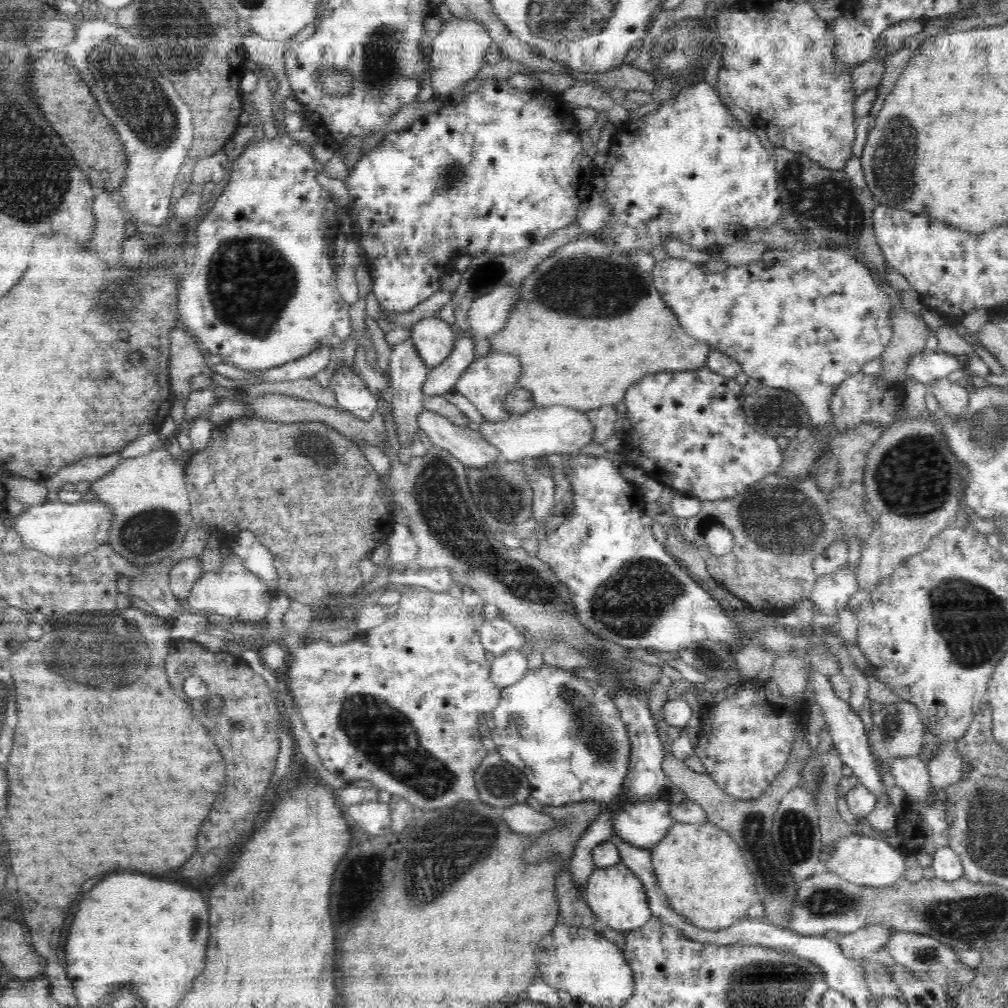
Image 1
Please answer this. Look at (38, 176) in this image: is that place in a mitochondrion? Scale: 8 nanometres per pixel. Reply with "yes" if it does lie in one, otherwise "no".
yes

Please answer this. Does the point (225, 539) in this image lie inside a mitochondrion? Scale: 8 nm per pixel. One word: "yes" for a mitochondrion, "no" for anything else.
no

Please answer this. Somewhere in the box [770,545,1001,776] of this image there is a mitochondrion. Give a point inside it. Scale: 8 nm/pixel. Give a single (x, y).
(890, 726)

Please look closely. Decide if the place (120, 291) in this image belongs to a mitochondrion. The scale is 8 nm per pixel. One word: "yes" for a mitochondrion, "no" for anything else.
yes

